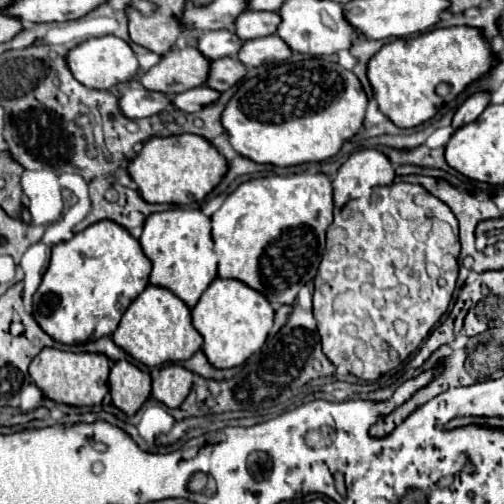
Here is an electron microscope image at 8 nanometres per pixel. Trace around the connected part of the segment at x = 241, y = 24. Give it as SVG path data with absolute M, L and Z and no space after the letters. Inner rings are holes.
M245 11L237 17L235 31L241 39L259 39L273 35L279 27L279 13L277 11Z

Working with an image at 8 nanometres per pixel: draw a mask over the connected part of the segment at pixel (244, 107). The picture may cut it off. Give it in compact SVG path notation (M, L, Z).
M315 57L283 63L245 79L223 111L223 127L237 153L257 163L291 167L325 161L363 129L367 93L353 71Z

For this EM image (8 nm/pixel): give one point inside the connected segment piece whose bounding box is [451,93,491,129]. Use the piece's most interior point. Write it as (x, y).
(473, 107)

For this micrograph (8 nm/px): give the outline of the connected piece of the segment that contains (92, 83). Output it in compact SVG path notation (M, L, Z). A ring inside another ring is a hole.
M113 35L95 37L95 39L89 39L89 41L77 45L75 49L69 51L67 61L69 61L69 69L71 69L73 77L79 83L83 83L89 89L99 89L99 91L111 91L119 85L125 85L131 79L135 79L141 71L131 45L119 37L113 37Z

